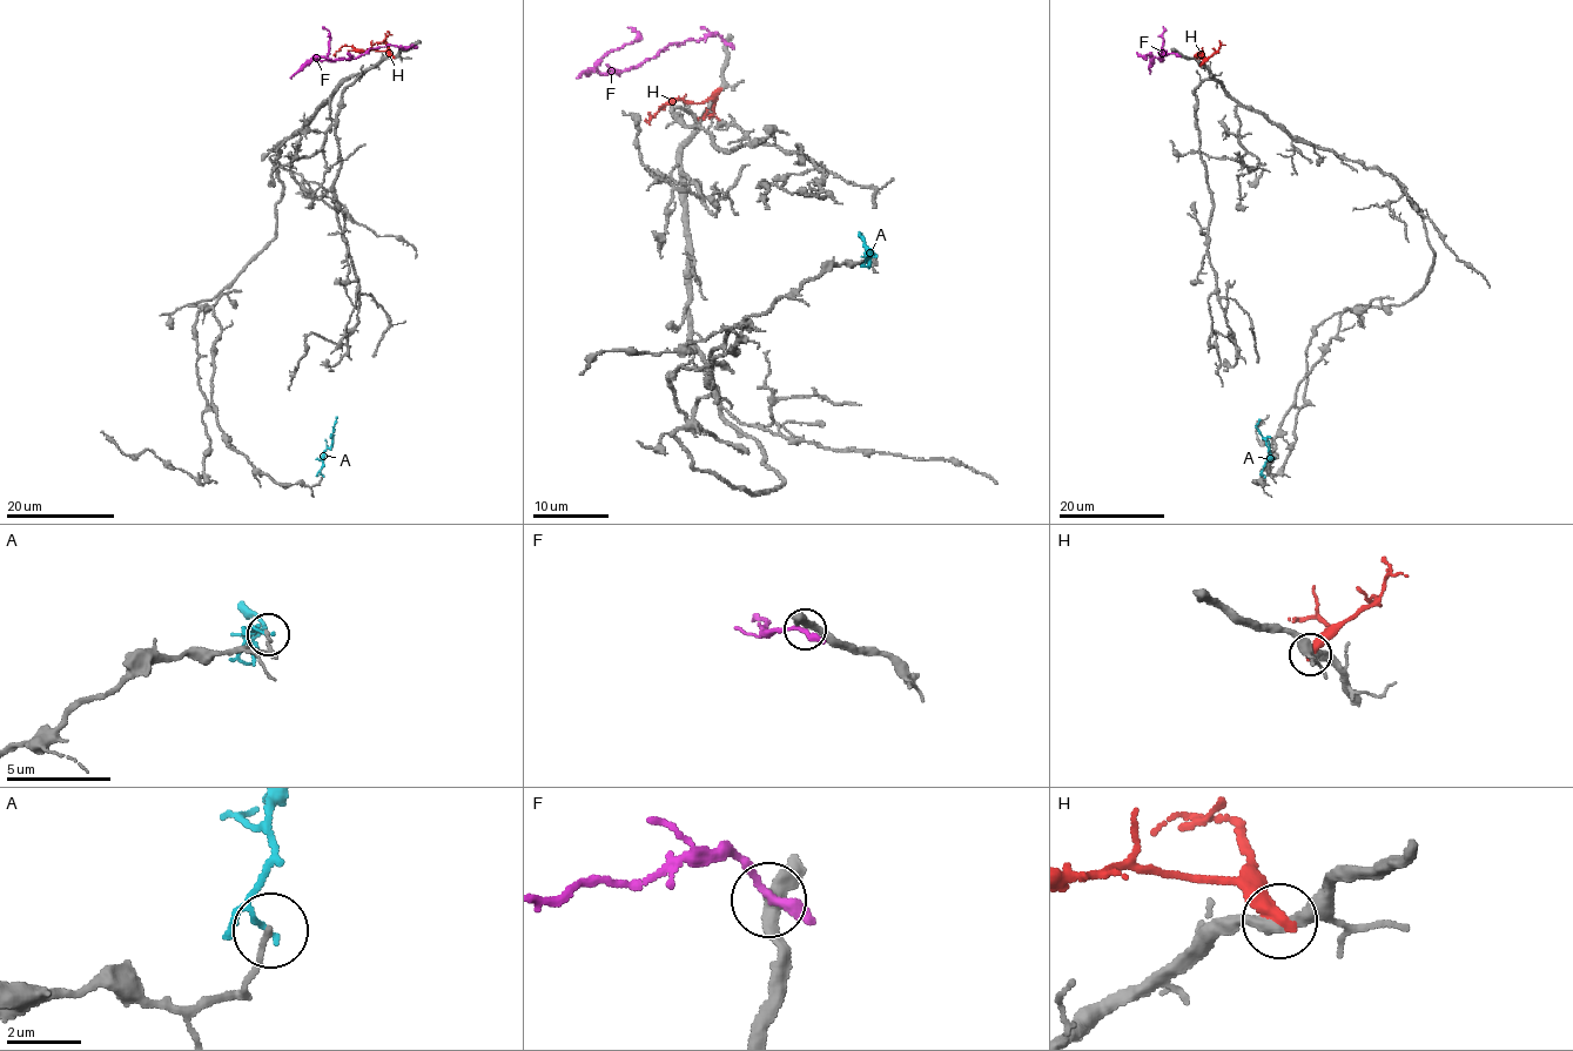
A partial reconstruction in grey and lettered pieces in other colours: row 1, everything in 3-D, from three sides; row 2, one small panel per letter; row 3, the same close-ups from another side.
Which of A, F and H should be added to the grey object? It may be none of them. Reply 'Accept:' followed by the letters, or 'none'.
Accept: none

